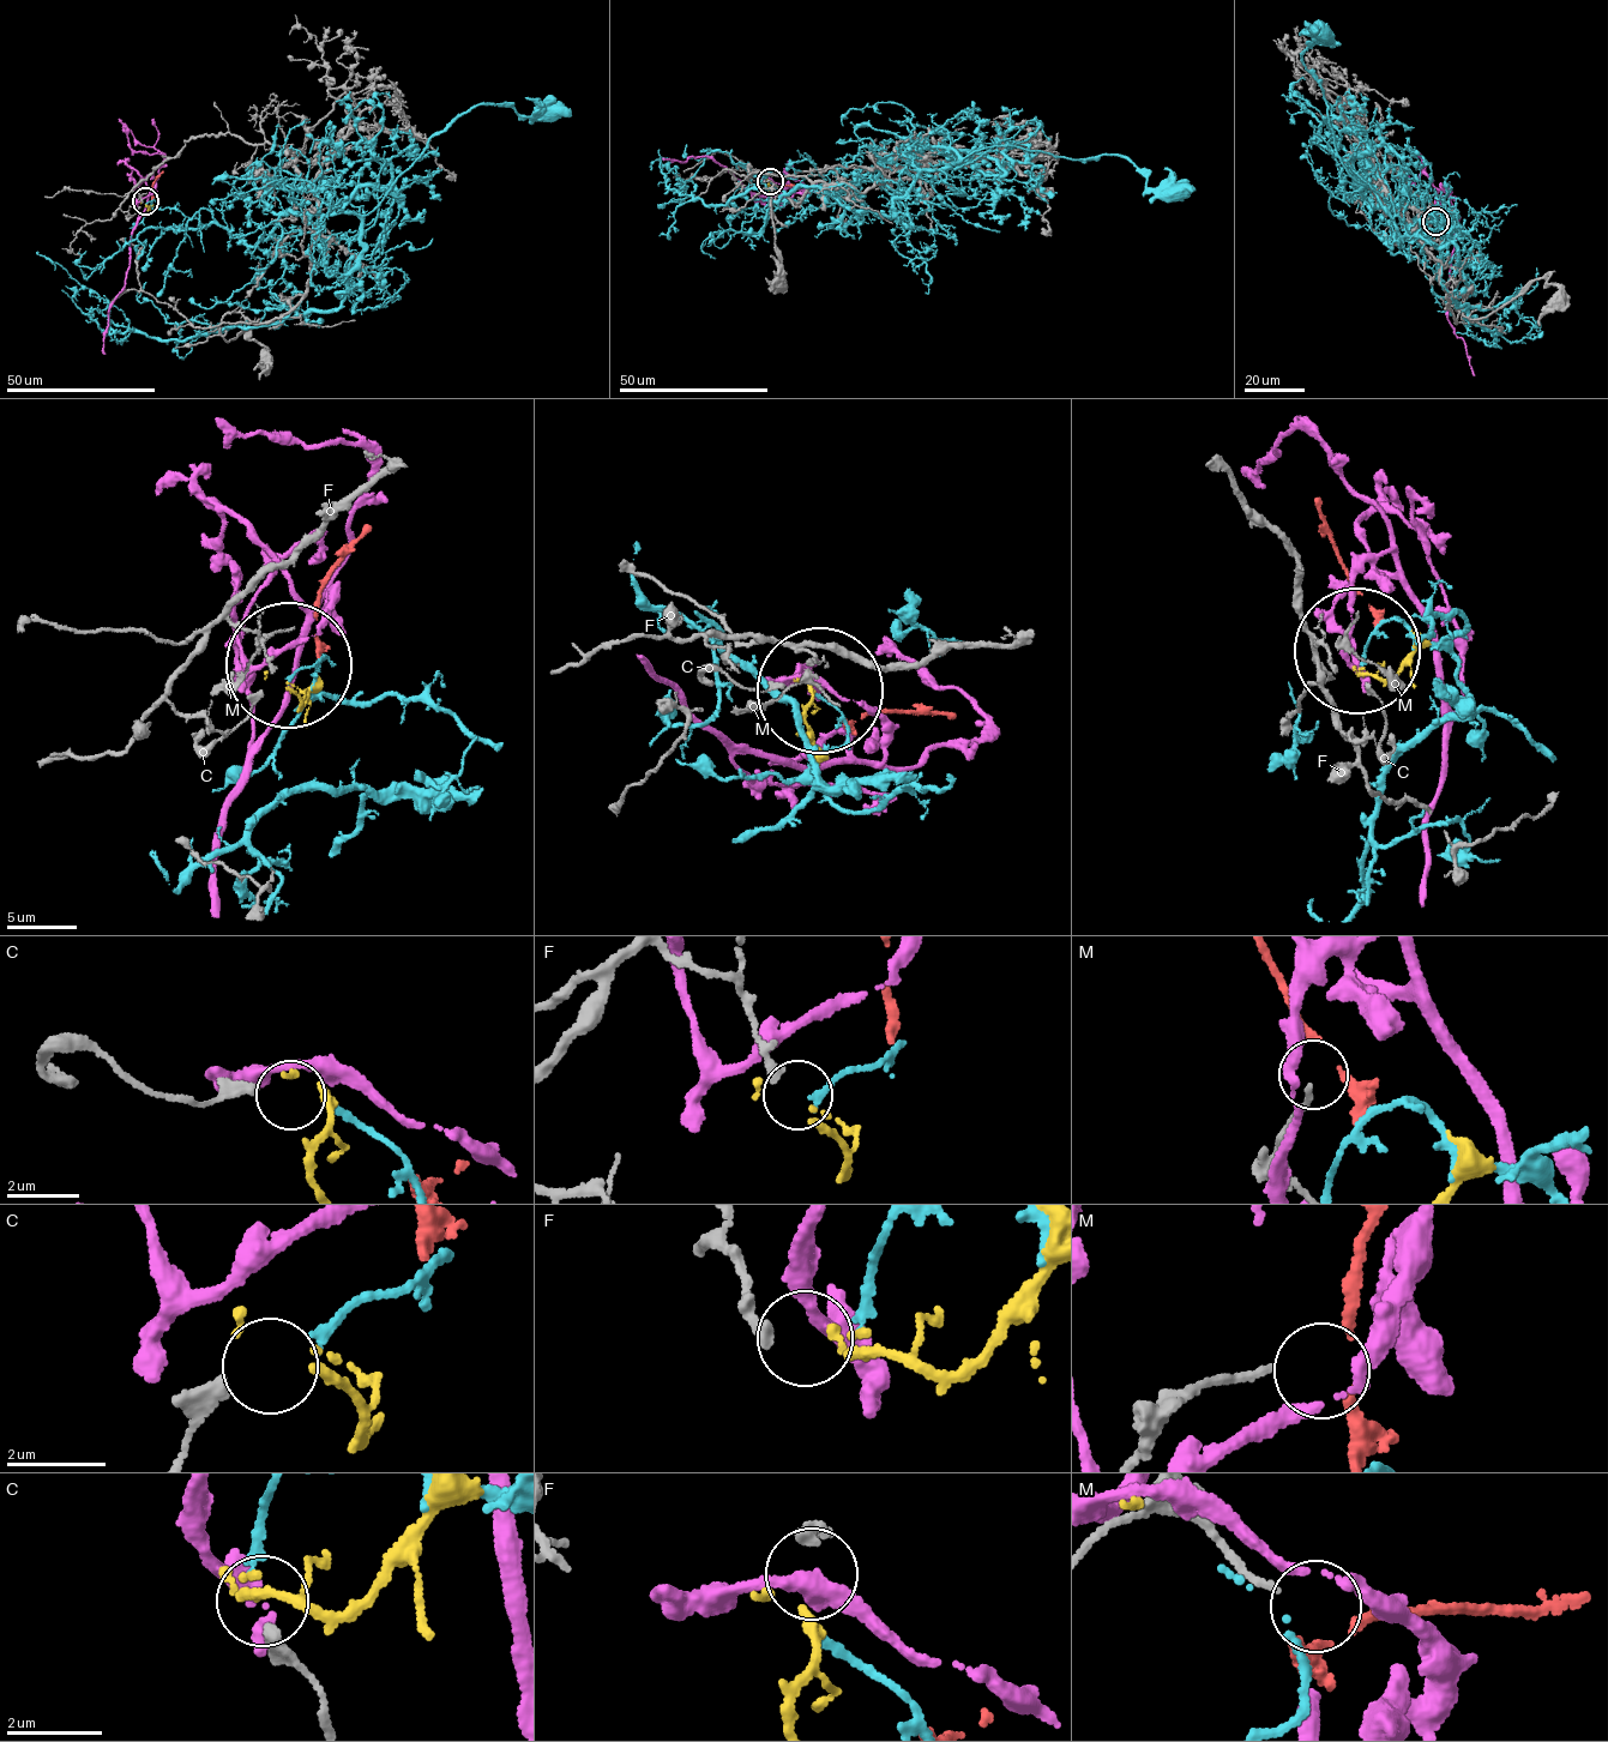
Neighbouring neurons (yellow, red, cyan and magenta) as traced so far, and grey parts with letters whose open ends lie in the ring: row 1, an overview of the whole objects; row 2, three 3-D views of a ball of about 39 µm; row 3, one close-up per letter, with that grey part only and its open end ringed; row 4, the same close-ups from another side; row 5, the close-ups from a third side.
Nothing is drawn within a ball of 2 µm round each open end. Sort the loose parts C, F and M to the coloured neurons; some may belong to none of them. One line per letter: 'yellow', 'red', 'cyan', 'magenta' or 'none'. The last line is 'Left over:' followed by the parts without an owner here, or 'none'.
C: none
F: yellow
M: red
Left over: C

